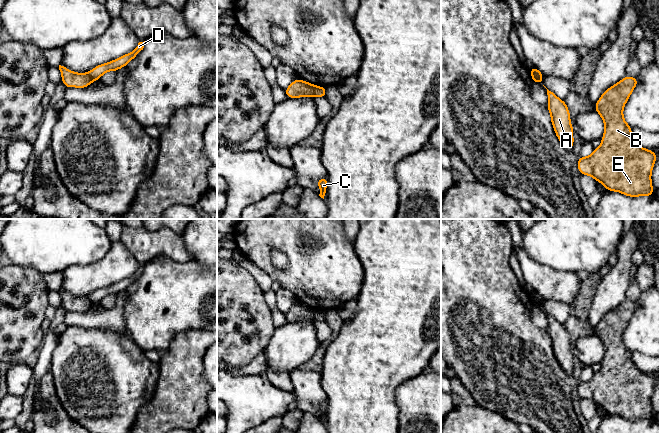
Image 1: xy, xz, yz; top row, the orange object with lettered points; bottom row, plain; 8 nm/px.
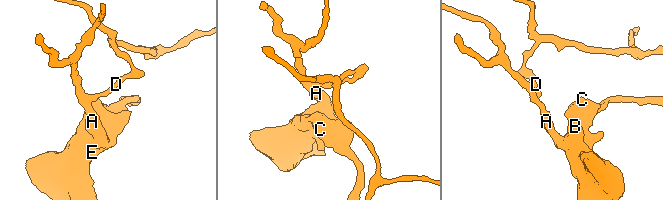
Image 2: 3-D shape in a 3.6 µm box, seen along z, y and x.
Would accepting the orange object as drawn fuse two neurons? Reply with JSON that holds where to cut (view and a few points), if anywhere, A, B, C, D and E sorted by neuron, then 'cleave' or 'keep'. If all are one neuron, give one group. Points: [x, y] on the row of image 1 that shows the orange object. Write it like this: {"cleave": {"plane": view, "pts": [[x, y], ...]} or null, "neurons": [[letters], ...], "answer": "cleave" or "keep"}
{"cleave": {"plane": "xz", "pts": [[316, 86], [313, 96]]}, "neurons": [["A", "B", "C", "E"], ["D"]], "answer": "cleave"}

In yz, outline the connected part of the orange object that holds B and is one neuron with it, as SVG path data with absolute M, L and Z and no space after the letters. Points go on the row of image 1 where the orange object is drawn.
M626 76L601 95L594 108L605 124L601 146L595 148L589 157L578 158L578 171L581 175L590 175L596 182L602 183L607 191L617 191L629 197L654 195L651 173L657 159L656 153L635 142L631 126L623 118L623 107L637 84L636 77Z

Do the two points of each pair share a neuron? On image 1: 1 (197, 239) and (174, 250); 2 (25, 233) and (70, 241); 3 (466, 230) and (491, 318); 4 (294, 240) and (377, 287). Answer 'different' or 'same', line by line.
1: different
2: same
3: same
4: different

